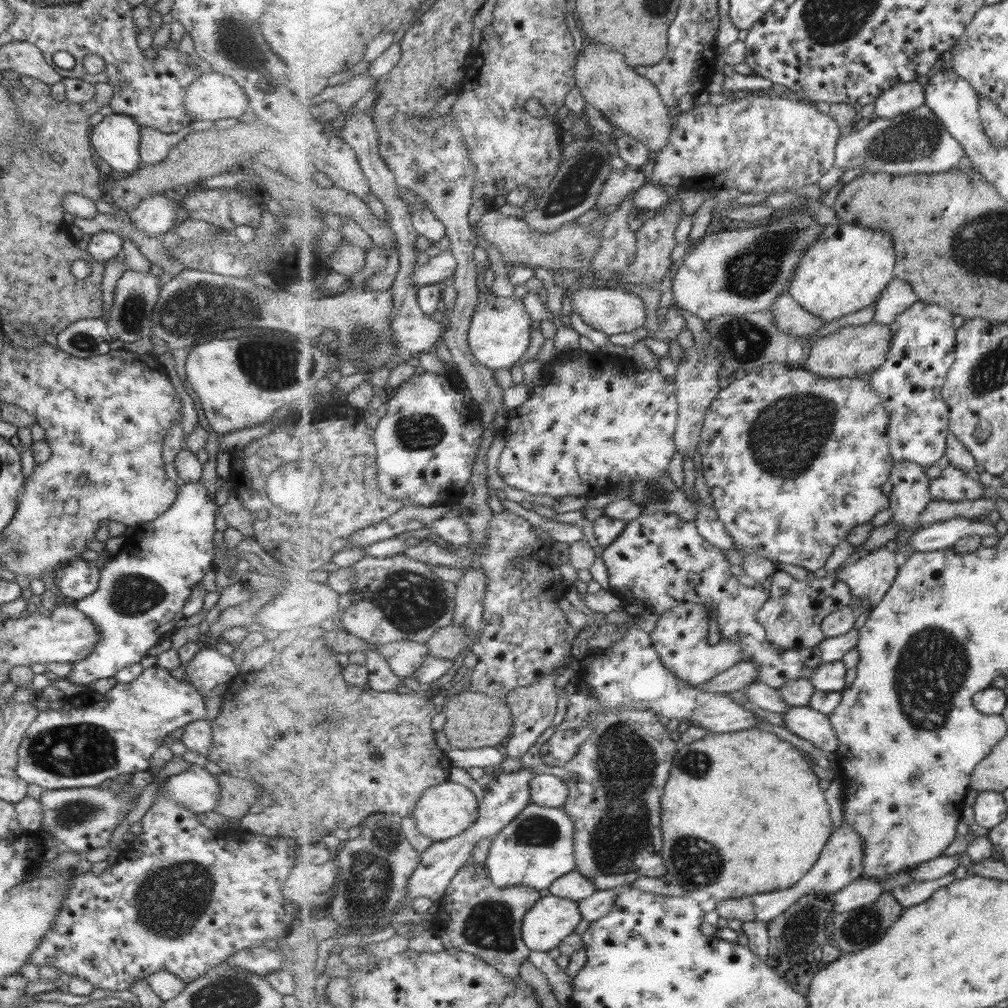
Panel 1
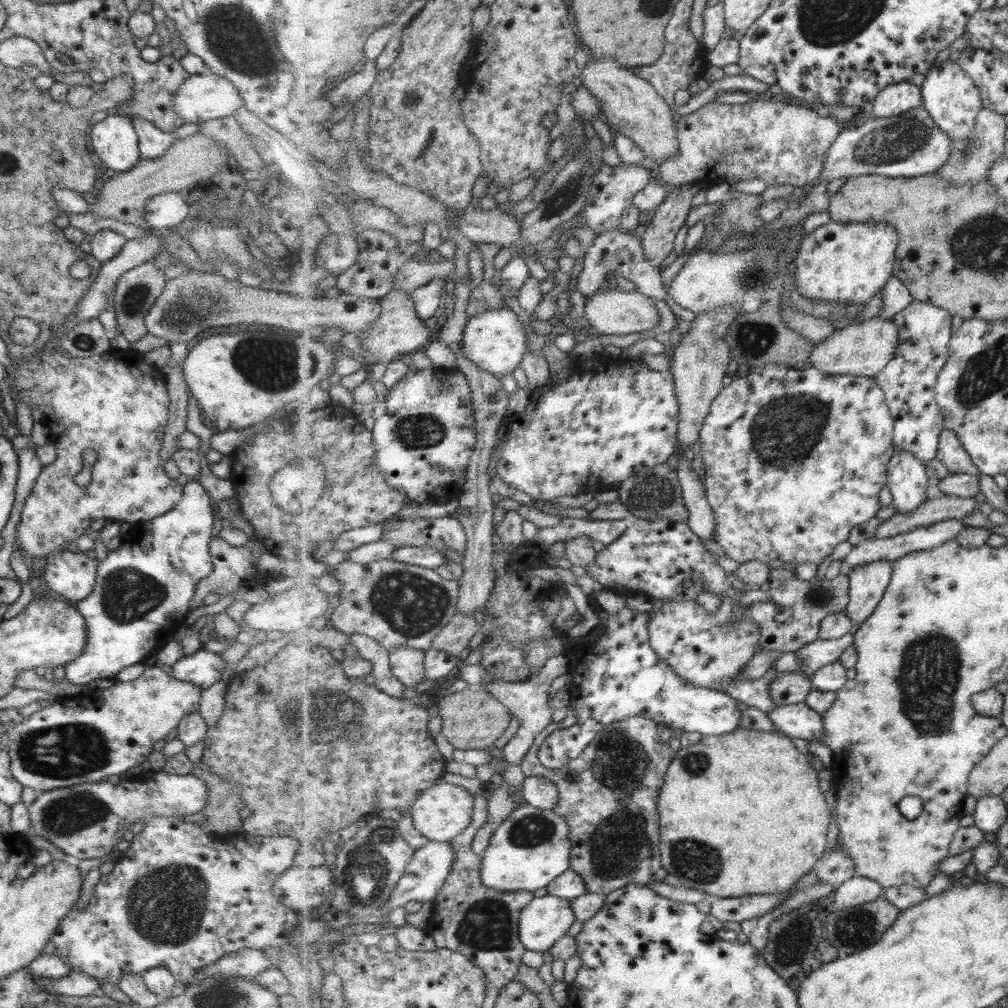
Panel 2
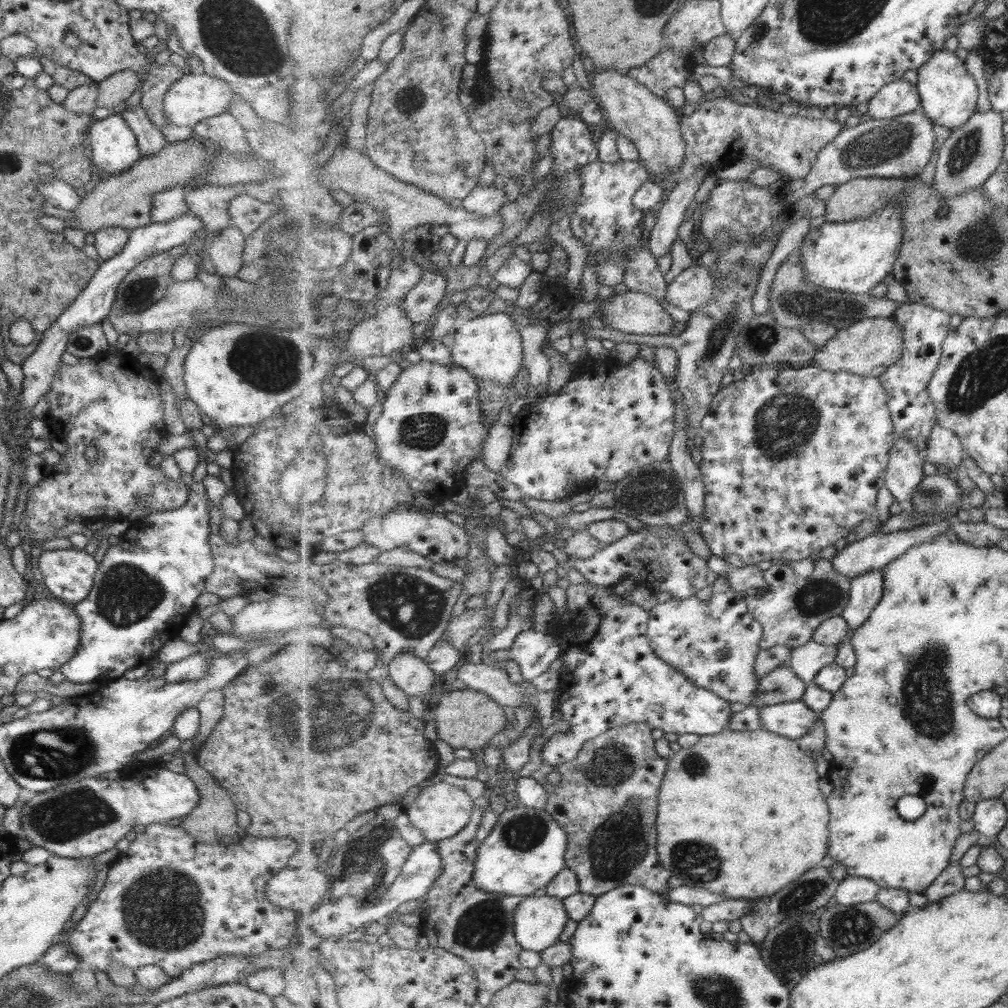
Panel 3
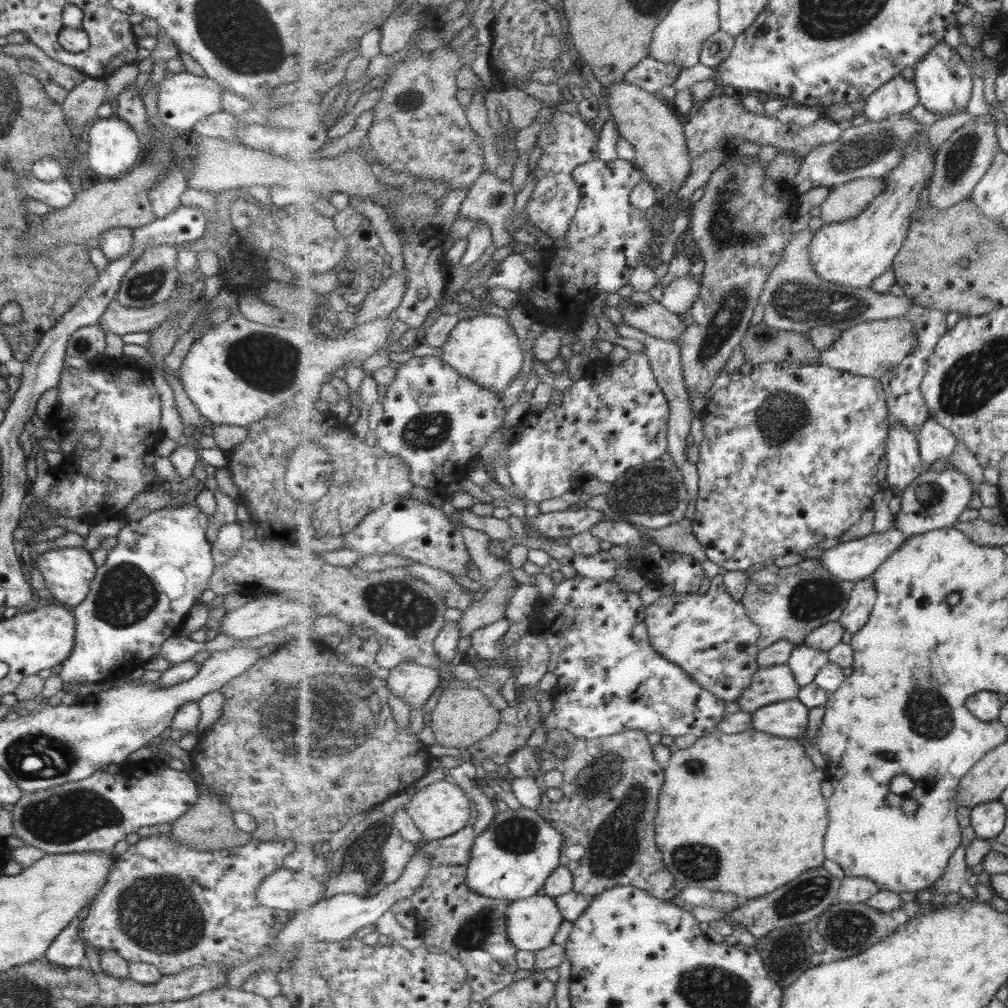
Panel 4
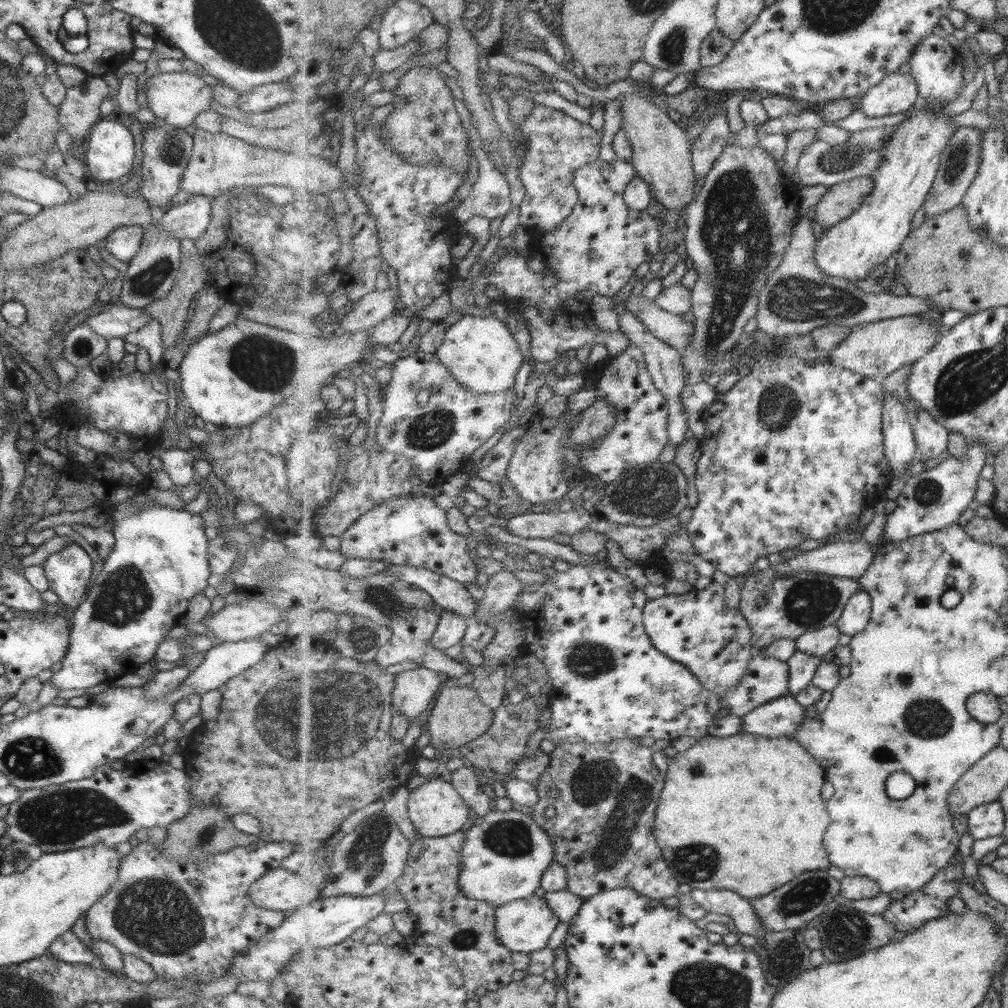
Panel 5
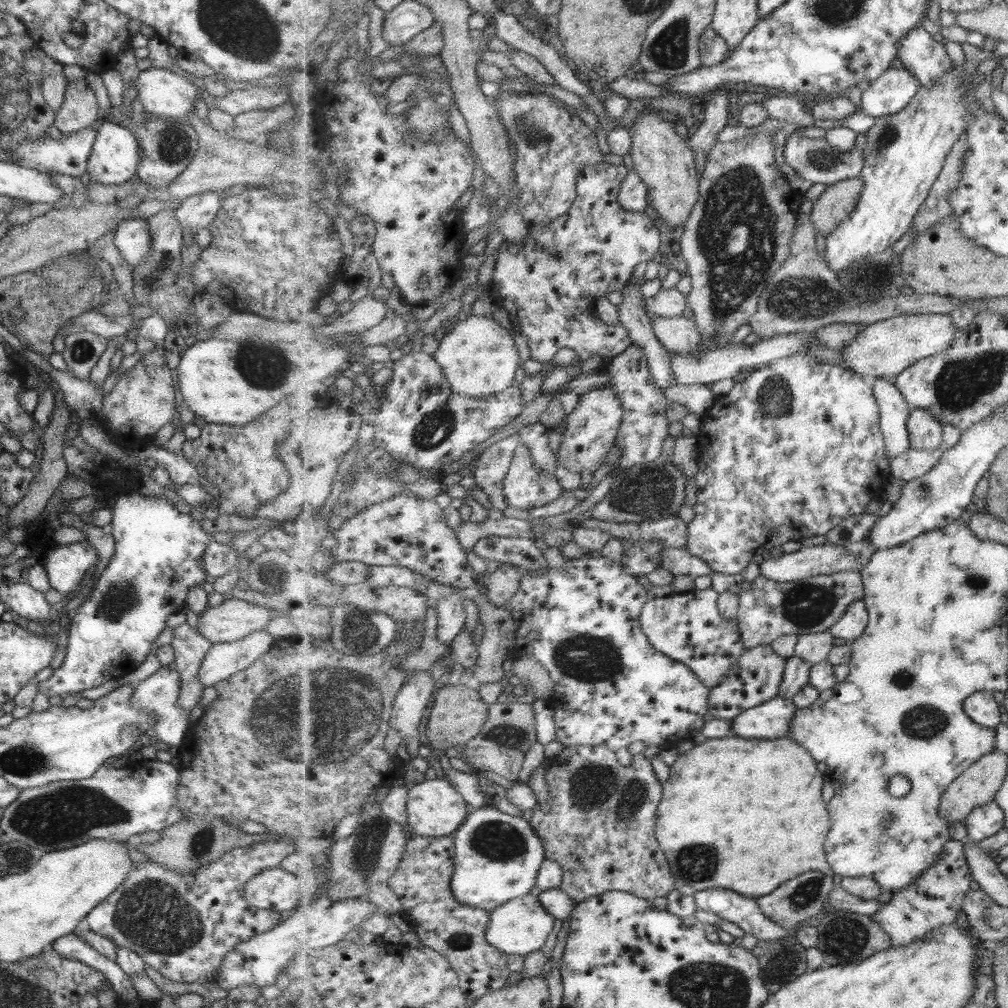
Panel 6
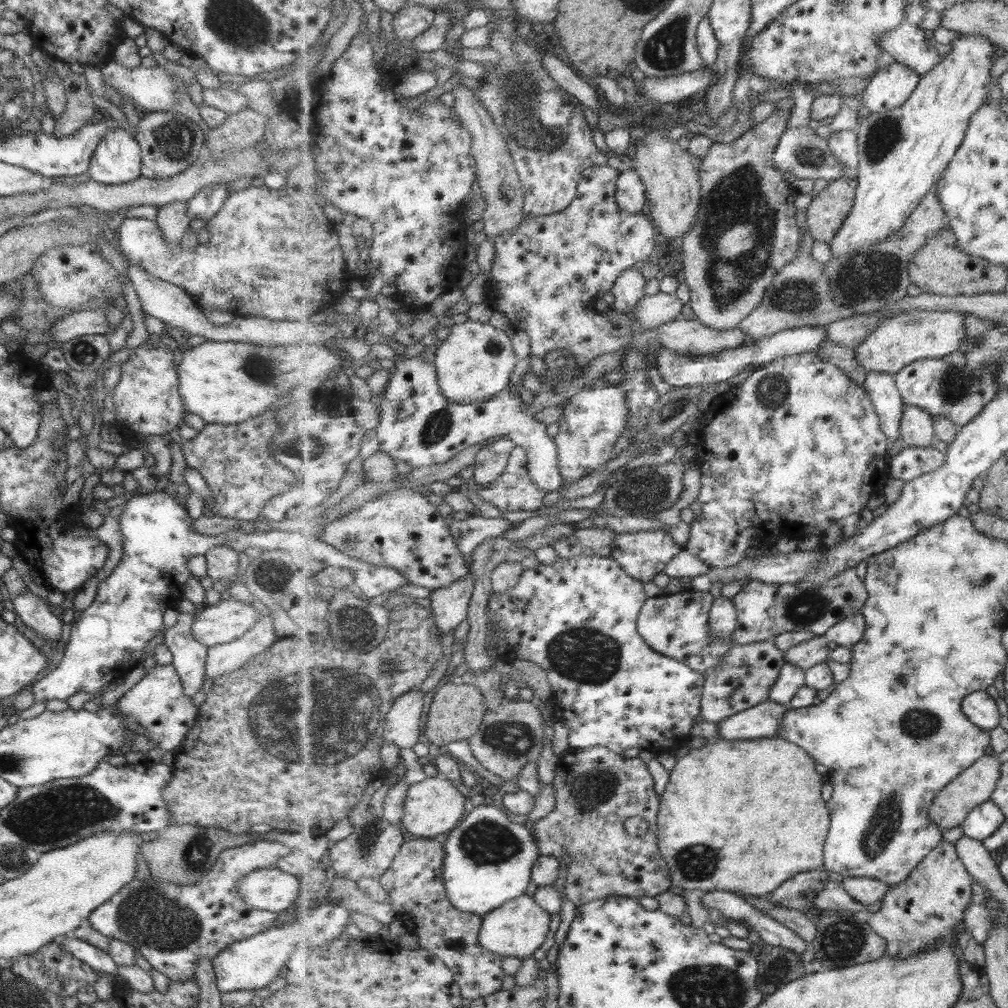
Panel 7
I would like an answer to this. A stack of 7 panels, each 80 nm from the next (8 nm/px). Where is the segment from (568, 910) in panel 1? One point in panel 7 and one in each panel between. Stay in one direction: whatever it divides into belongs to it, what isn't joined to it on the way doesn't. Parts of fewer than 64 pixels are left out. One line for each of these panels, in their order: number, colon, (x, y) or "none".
2: (547, 919)
3: (540, 920)
4: (534, 921)
5: (525, 925)
6: (521, 926)
7: (518, 928)

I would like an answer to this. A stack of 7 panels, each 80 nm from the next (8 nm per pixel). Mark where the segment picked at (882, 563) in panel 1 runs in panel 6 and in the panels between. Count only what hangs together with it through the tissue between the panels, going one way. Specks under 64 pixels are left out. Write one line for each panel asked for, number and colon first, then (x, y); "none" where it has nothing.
2: (868, 583)
3: (867, 590)
4: (861, 604)
5: (856, 617)
6: (854, 622)

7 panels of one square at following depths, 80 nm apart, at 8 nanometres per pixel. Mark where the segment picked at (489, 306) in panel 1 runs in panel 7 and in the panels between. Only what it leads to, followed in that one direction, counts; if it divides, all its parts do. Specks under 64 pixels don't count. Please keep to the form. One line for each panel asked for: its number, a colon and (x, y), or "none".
2: (496, 340)
3: (490, 346)
4: (484, 348)
5: (482, 354)
6: (479, 356)
7: (475, 363)

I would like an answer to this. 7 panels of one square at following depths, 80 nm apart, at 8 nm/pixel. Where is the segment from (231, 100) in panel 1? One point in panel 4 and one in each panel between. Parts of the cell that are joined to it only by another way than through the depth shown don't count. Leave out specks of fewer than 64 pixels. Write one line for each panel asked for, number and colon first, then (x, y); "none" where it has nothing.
2: (200, 97)
3: (192, 97)
4: (182, 98)

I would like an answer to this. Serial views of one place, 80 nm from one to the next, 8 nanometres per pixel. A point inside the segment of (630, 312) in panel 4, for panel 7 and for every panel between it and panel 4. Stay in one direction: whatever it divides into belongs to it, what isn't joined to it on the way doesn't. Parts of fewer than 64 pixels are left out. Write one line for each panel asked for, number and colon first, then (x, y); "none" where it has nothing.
5: (671, 328)
6: (680, 335)
7: (683, 336)

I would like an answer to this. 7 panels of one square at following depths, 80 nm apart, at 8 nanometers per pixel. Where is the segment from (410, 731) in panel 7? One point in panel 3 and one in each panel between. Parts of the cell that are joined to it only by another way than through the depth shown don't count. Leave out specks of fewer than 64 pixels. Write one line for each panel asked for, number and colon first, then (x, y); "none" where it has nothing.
3: (413, 675)
4: (413, 682)
5: (414, 689)
6: (412, 701)

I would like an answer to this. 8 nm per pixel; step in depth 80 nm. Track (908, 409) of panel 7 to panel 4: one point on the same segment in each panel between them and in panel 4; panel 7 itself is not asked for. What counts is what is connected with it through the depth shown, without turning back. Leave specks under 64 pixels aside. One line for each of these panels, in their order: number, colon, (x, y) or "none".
4: (937, 443)
5: (932, 438)
6: (926, 432)

